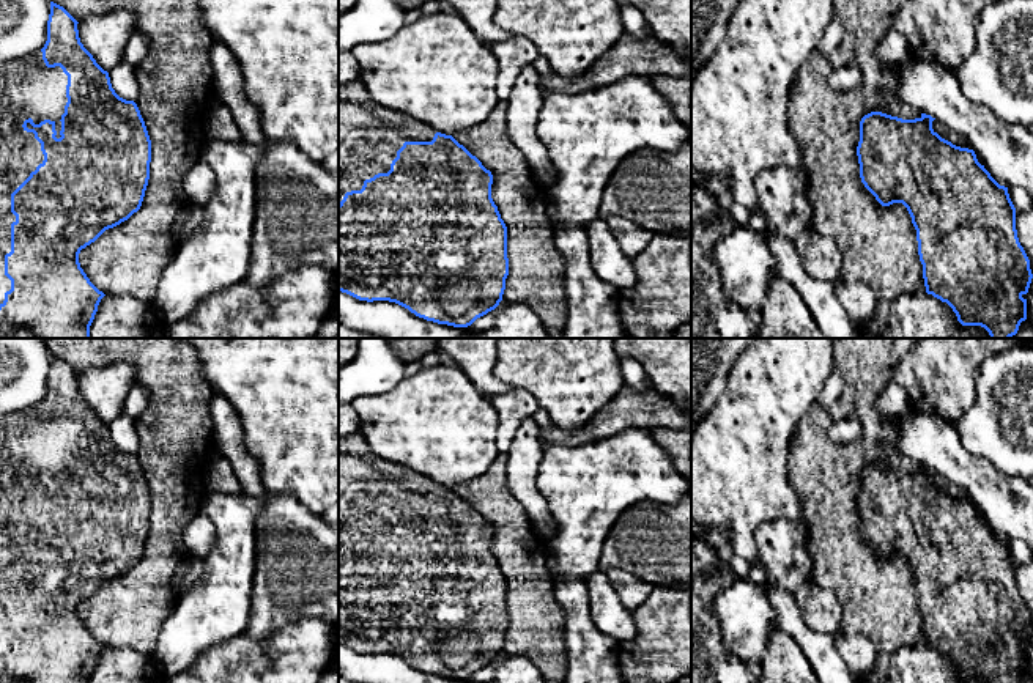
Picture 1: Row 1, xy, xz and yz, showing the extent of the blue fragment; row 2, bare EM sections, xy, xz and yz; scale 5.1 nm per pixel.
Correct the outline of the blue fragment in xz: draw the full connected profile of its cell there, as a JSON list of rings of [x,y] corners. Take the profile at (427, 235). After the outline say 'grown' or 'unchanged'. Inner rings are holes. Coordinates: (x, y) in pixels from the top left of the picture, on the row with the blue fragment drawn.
[[[361,80],[339,83],[339,291],[395,302],[419,318],[468,327],[502,301],[507,227],[491,198],[493,175],[452,135],[384,109]]] | grown

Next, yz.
[[[882,112],[865,115],[857,146],[861,183],[882,206],[902,203],[907,208],[916,230],[926,293],[946,302],[962,326],[981,326],[990,338],[1011,338],[1027,319],[1027,299],[1022,296],[1028,293],[1033,279],[1030,260],[1017,238],[1016,208],[1008,187],[990,176],[975,151],[942,138],[932,129],[934,120],[926,113],[915,120]]] | unchanged

